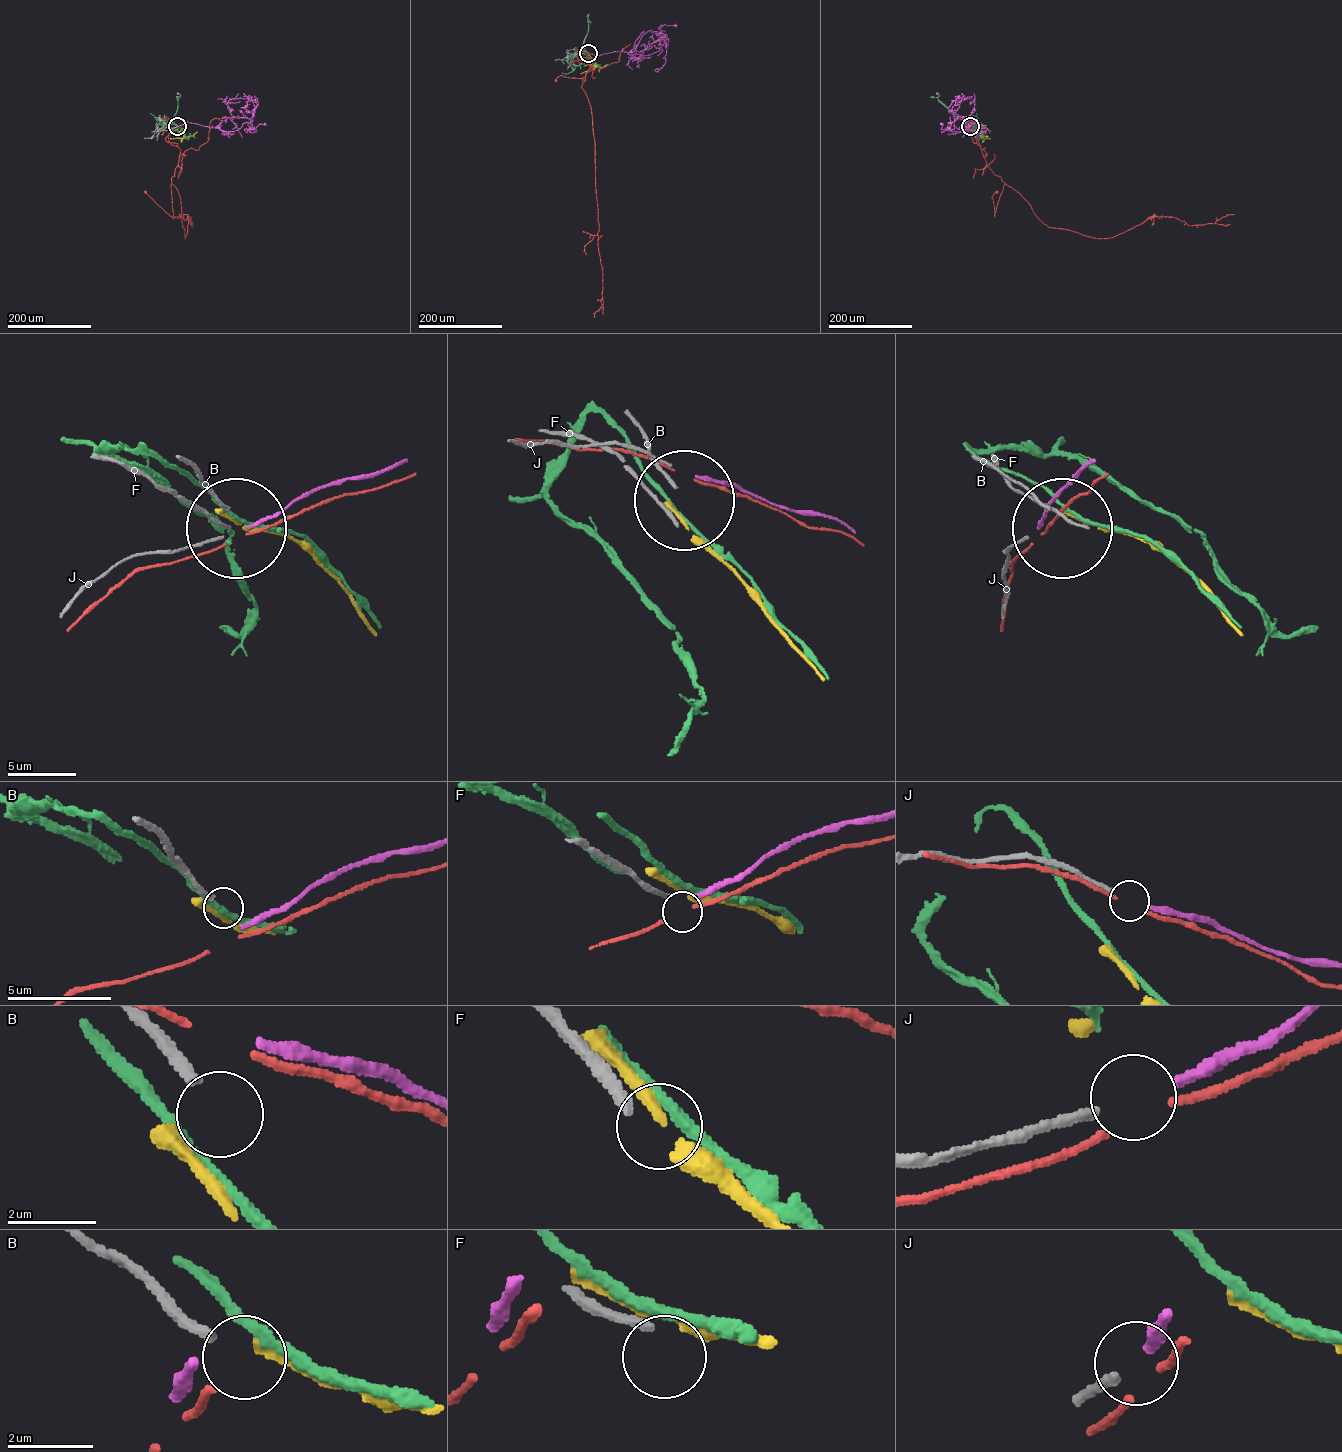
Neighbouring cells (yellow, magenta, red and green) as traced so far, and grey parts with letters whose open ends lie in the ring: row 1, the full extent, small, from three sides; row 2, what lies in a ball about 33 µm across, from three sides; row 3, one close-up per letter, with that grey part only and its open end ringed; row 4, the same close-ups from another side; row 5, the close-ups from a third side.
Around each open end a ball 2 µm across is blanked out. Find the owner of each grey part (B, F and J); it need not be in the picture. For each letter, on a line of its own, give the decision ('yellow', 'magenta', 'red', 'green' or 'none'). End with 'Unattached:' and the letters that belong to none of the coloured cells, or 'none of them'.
B: none
F: none
J: magenta
Unattached: B, F

